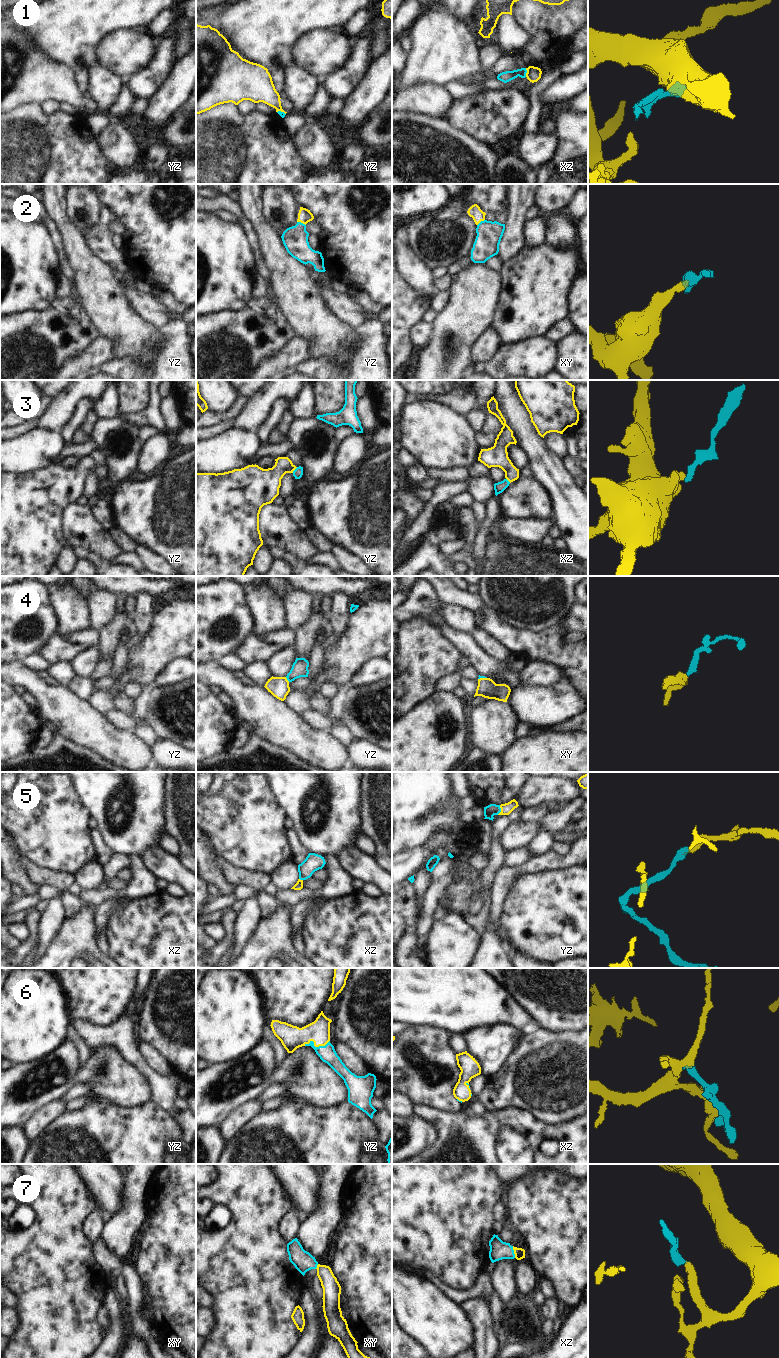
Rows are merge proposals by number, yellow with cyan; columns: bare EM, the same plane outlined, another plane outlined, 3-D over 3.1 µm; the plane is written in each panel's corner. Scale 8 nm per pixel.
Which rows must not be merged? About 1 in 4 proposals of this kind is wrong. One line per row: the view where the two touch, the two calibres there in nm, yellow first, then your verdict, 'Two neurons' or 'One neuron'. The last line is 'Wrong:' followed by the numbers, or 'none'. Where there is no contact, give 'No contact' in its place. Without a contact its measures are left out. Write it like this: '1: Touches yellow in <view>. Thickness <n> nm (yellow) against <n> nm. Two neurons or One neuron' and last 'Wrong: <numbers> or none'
1: Touches yellow in xz. Thickness 120 nm (yellow) against 90 nm. Two neurons
2: Touches yellow in yz. Thickness 110 nm (yellow) against 200 nm. One neuron
3: Touches yellow in yz. Thickness 220 nm (yellow) against 80 nm. One neuron
4: Touches yellow in yz. Thickness 160 nm (yellow) against 130 nm. One neuron
5: Touches yellow in yz. Thickness 90 nm (yellow) against 100 nm. One neuron
6: Touches yellow in yz. Thickness 190 nm (yellow) against 140 nm. One neuron
7: Touches yellow in xz. Thickness 80 nm (yellow) against 150 nm. One neuron
Wrong: 1.

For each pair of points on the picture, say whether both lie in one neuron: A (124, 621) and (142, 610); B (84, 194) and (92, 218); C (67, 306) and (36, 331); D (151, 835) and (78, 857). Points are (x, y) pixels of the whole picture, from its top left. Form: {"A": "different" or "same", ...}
{"A": "different", "B": "same", "C": "same", "D": "different"}

